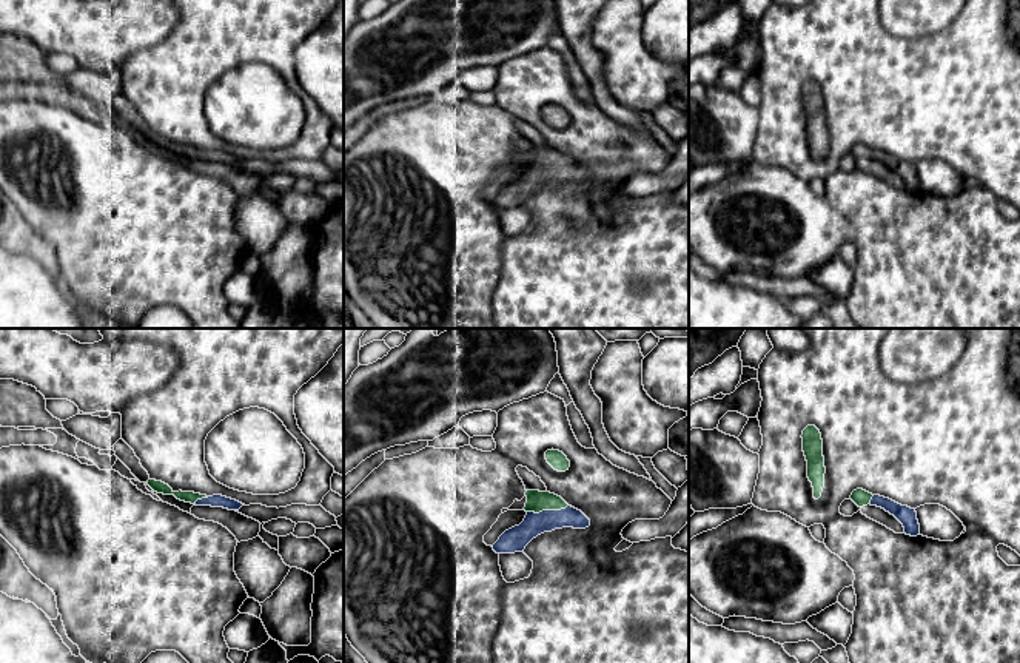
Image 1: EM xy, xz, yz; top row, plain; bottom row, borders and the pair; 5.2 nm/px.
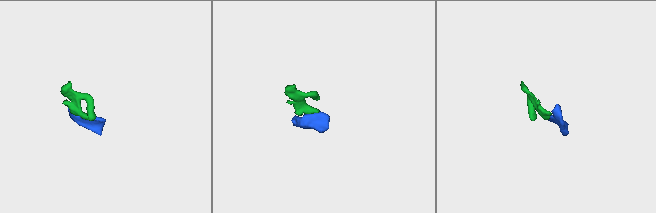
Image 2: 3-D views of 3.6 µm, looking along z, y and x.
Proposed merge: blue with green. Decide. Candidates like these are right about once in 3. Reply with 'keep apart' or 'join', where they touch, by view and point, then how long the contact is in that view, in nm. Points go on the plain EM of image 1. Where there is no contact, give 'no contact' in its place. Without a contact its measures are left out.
join; contact xz (547, 165); length 220 nm

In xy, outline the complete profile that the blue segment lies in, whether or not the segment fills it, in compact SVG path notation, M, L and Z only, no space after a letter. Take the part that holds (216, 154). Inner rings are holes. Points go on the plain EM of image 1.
M148 134L146 139L157 148L174 150L180 156L191 157L196 160L223 162L228 165L239 165L243 160L239 156L222 150L206 151L194 146L182 146L182 145L174 146L168 139L156 134Z

